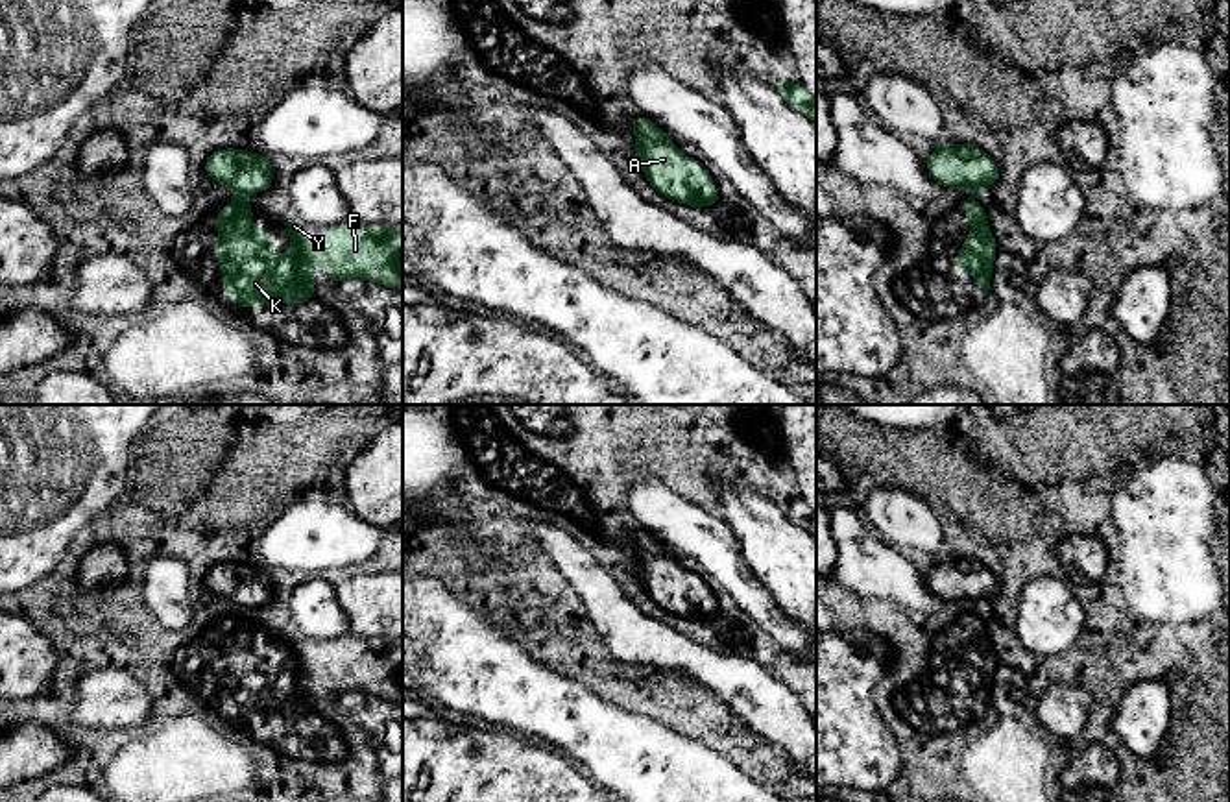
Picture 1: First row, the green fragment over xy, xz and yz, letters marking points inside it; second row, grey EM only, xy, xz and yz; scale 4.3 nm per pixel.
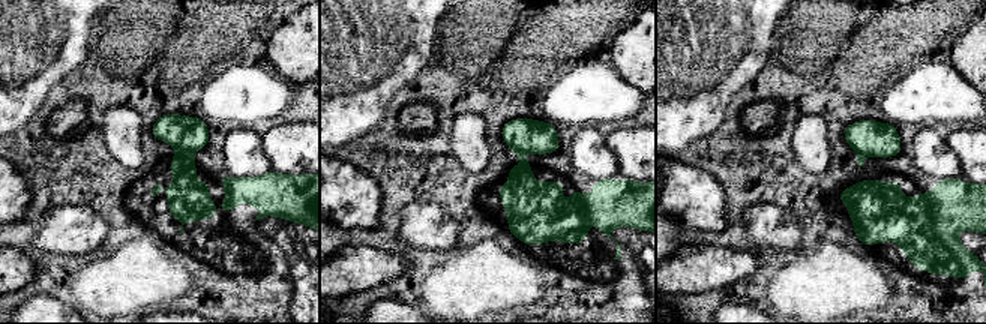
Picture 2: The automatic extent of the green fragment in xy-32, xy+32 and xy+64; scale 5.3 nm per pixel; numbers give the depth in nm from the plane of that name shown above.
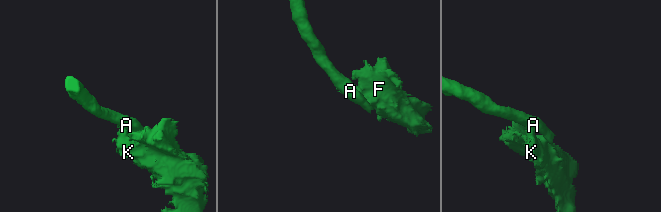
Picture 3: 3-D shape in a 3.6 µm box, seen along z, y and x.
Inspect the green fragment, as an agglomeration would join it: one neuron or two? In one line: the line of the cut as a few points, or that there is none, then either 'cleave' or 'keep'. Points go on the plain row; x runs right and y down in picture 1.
yz (976, 599), (987, 601) | cleave

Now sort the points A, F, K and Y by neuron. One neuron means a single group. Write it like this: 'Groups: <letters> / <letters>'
Groups: A / F K Y

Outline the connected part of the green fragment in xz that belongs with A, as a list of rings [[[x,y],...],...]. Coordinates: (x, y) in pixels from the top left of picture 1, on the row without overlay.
[[[639,529],[632,534],[632,545],[639,556],[635,577],[661,610],[694,623],[717,619],[720,606],[715,593],[696,573],[681,567],[661,541]]]

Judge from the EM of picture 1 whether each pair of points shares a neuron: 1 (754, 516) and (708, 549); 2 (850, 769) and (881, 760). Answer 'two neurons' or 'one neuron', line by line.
1: two neurons
2: one neuron

